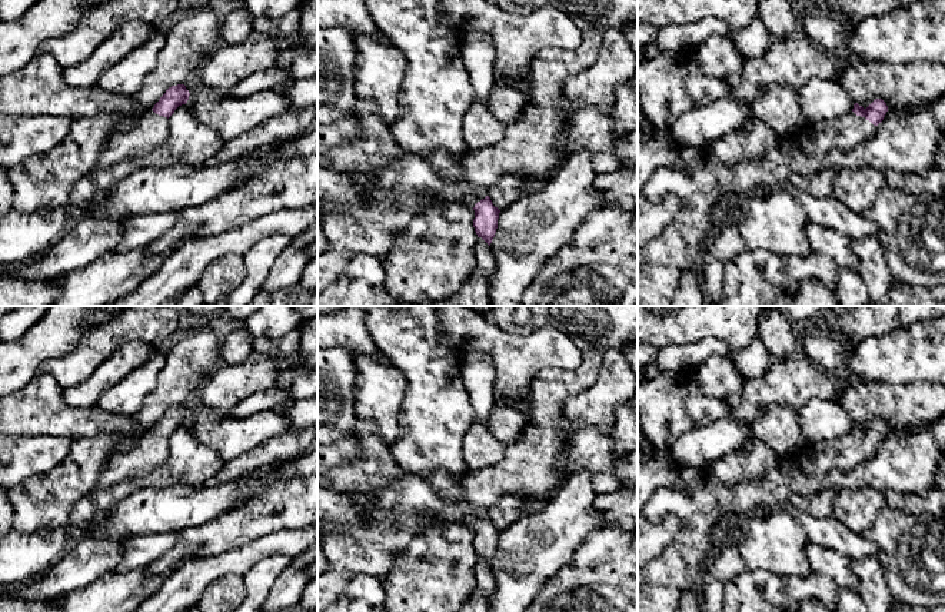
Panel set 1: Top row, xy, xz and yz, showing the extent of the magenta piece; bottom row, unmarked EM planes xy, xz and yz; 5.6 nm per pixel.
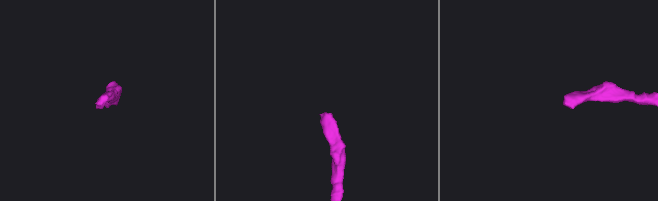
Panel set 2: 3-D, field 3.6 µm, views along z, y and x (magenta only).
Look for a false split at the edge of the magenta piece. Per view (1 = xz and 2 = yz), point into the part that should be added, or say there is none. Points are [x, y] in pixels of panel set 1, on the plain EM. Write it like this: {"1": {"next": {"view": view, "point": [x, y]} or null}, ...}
{"1": {"next": {"view": "xz", "point": [471, 519]}}, "2": {"next": {"view": "yz", "point": [844, 453]}}}

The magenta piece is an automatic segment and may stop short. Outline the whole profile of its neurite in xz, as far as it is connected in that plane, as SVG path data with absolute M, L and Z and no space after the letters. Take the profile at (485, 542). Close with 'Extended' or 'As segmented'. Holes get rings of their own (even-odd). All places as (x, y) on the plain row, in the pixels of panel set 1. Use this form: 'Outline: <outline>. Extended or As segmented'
Outline: M488 512L467 513L462 523L475 530L475 552L478 558L482 558L490 566L498 549L500 530L493 526Z. Extended

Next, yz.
Outline: M875 419L866 429L855 423L851 432L836 439L805 442L793 456L781 462L778 475L788 480L792 468L816 479L825 478L832 470L849 472L874 456L886 432L886 423Z. Extended

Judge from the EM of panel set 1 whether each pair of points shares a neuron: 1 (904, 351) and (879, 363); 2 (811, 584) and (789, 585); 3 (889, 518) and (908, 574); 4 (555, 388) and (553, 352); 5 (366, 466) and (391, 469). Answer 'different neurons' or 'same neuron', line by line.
1: same neuron
2: same neuron
3: same neuron
4: different neurons
5: same neuron

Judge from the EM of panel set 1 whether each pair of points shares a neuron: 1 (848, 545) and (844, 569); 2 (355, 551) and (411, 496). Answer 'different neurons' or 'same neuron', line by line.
1: different neurons
2: same neuron

